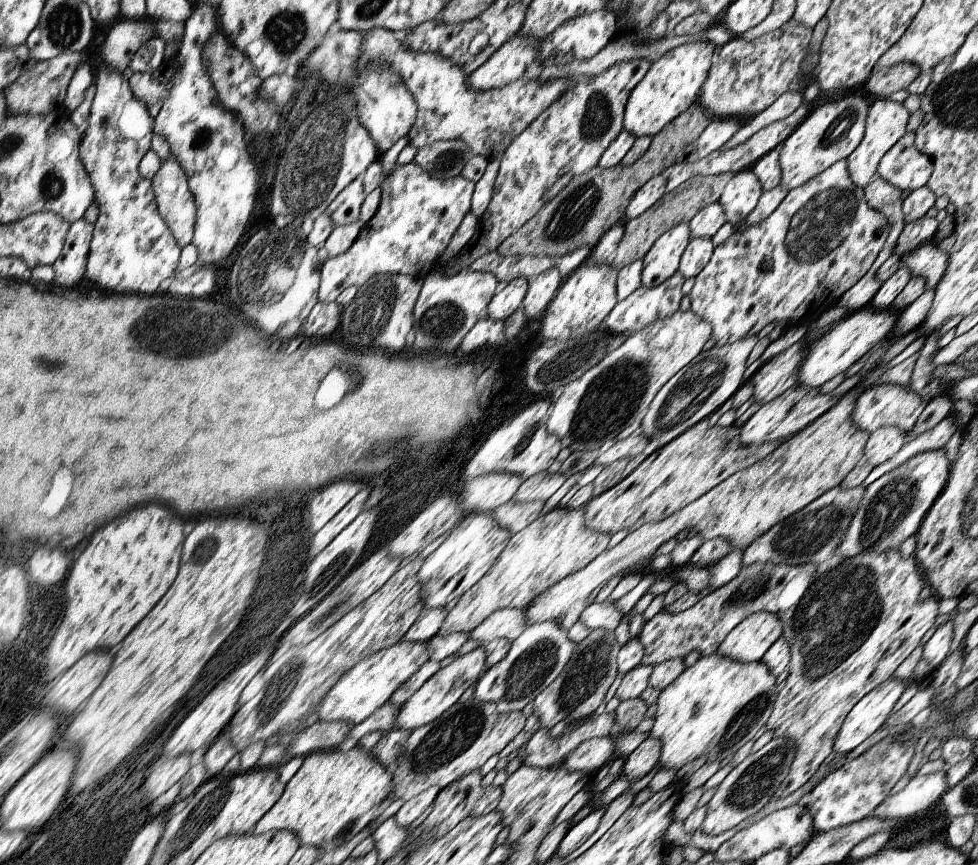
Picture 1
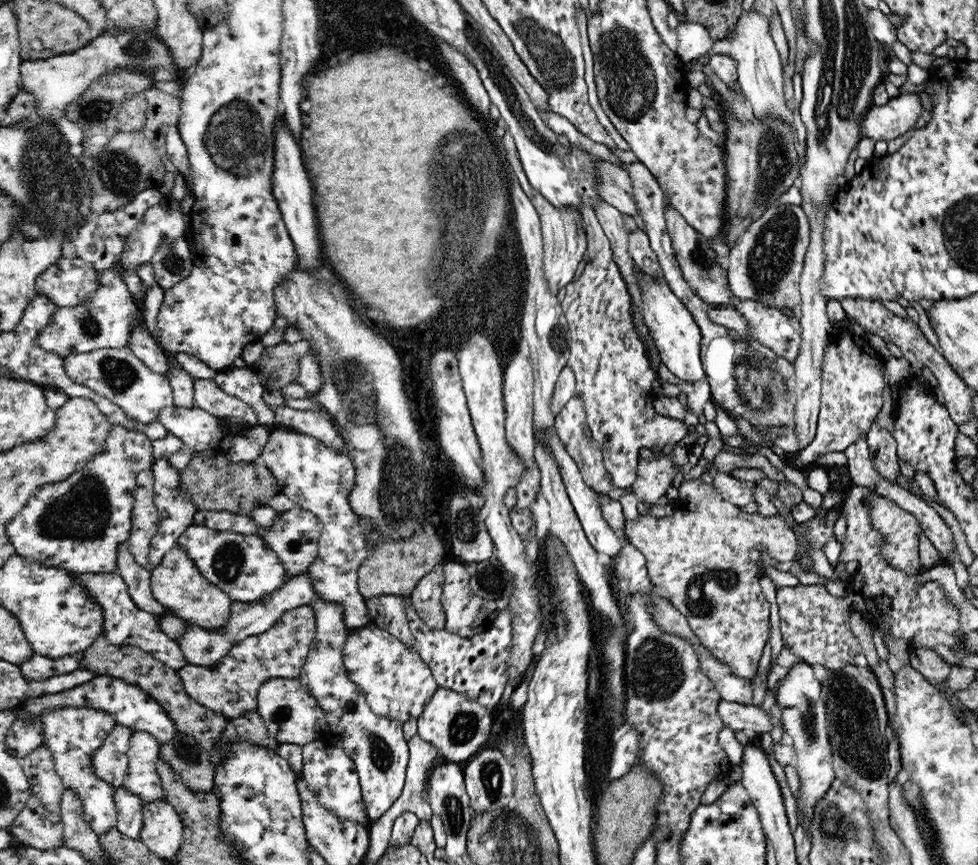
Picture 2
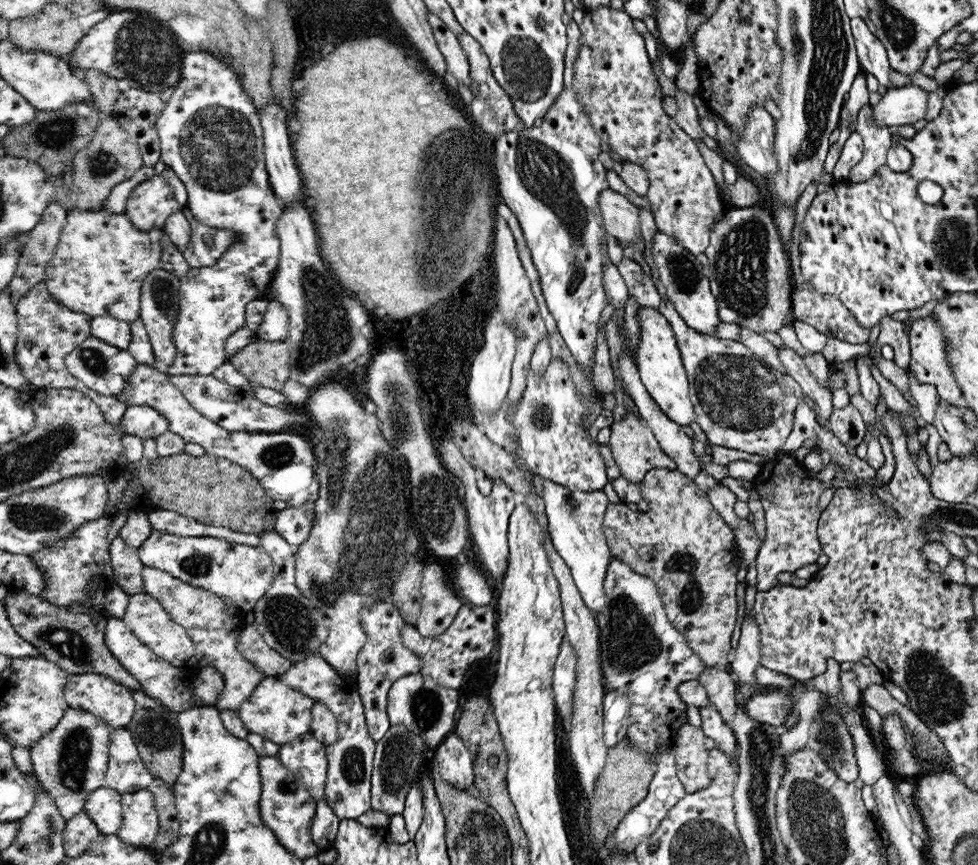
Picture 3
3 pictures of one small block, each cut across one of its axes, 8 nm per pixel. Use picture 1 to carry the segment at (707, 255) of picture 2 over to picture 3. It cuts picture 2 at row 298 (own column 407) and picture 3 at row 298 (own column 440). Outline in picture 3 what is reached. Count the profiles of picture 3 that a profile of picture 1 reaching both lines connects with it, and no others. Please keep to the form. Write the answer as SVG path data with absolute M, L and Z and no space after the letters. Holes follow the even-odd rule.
M658 230L652 244L652 258L654 266L658 268L662 286L666 288L666 296L674 310L682 314L682 318L686 318L686 326L690 326L692 330L700 330L702 334L710 334L710 338L714 338L716 328L722 324L718 298L714 298L710 290L710 280L700 272L702 264L696 260L696 256L686 246L682 246L674 236Z

